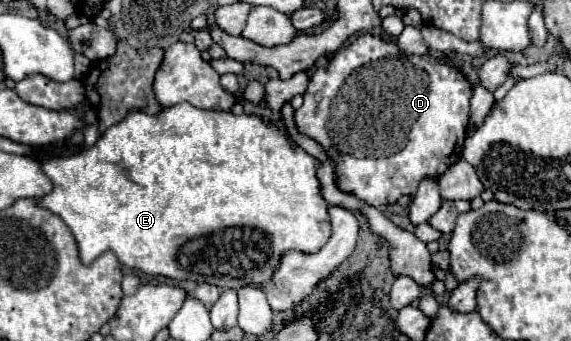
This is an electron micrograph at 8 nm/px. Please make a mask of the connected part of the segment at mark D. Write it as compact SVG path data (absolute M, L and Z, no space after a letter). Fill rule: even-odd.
M365 33L361 37L357 37L349 47L337 51L337 55L329 61L327 67L321 67L315 71L315 75L309 81L309 87L305 91L305 101L301 105L301 109L295 111L295 123L299 127L301 133L309 135L311 139L319 141L325 151L329 153L329 157L335 163L337 169L337 181L339 181L339 189L353 193L357 199L365 201L367 205L379 207L379 205L391 205L395 203L401 195L413 195L417 191L417 185L423 177L439 177L443 171L447 171L447 167L451 167L455 161L461 159L461 151L463 151L463 141L467 135L467 123L469 123L469 101L473 95L473 87L469 83L469 79L463 75L461 69L443 63L431 55L403 55L399 45L391 39L383 39L381 35L371 35ZM327 135L333 137L337 147L327 147Z

